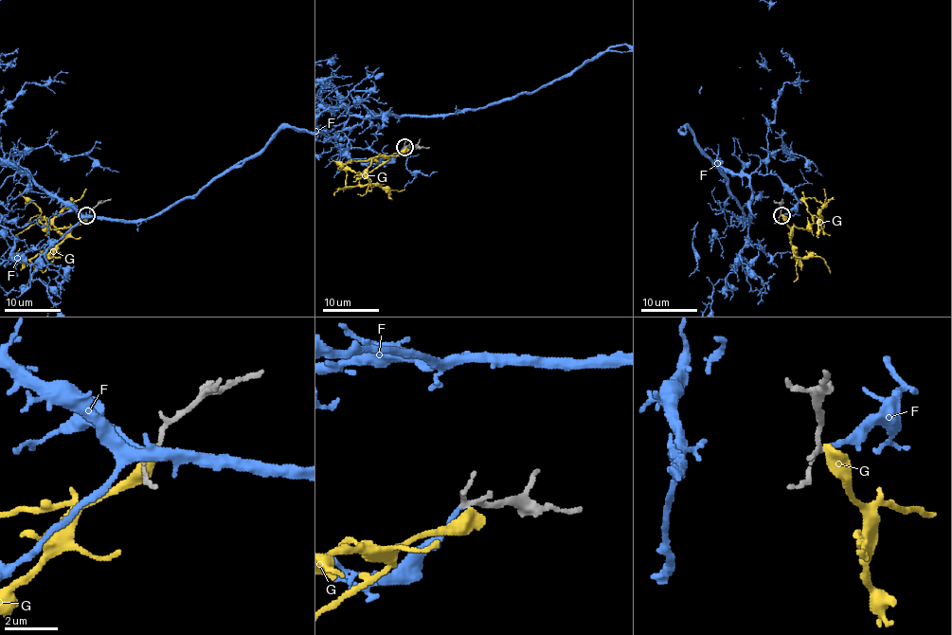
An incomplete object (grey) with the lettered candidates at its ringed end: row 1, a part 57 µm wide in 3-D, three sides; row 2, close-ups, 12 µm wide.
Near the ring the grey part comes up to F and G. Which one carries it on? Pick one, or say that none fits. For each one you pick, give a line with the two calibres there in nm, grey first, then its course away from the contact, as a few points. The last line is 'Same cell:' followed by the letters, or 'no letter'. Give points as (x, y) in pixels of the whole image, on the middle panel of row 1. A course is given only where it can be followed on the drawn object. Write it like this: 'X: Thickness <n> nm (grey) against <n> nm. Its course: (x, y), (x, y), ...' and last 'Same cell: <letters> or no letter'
F: Thickness 160 nm (grey) against 160 nm
Same cell: F

